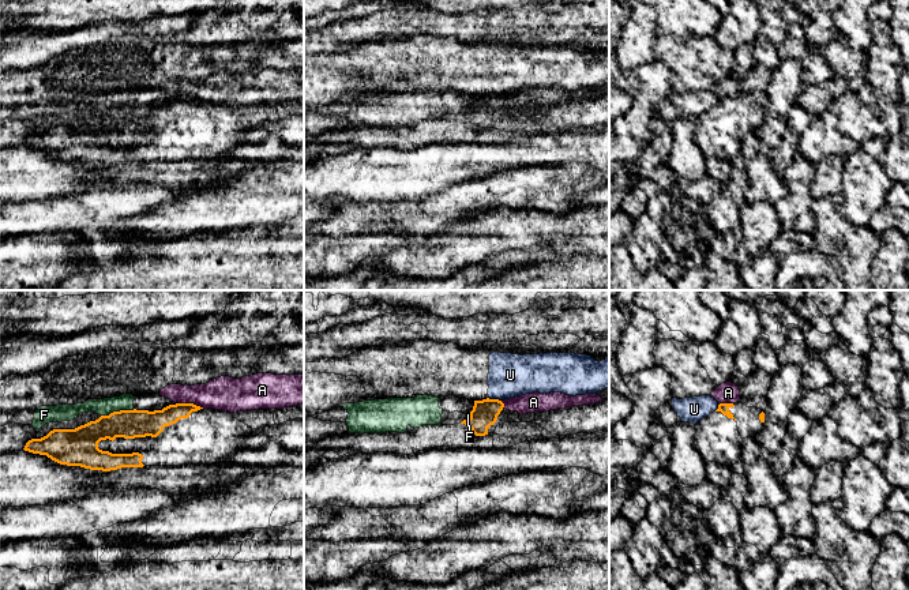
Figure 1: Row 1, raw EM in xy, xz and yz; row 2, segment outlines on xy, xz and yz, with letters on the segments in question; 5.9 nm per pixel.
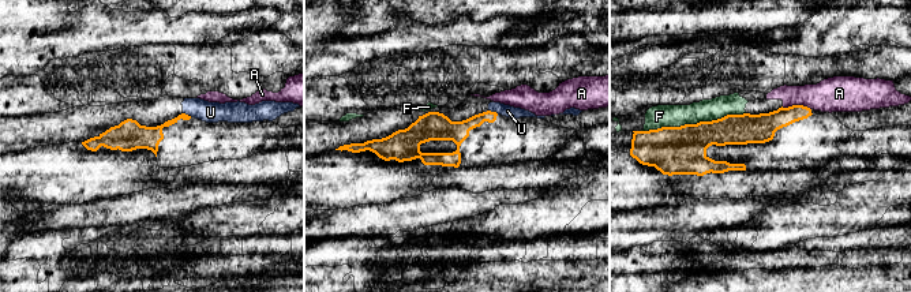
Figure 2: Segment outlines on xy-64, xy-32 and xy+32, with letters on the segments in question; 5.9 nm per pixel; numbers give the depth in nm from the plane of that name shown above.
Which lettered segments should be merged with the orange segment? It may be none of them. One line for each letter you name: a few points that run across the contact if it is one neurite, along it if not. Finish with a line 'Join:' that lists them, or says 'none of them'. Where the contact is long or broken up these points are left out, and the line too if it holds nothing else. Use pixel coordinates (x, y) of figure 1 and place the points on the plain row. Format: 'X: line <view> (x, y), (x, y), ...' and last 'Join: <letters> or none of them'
Join: none of them

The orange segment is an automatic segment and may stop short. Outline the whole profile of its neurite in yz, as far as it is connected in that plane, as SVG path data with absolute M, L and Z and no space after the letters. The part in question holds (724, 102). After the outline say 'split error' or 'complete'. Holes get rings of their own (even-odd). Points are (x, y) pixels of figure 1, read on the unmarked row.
M741 97L720 98L718 104L696 120L695 140L702 154L730 162L741 153L741 136L756 132L765 108Z | split error

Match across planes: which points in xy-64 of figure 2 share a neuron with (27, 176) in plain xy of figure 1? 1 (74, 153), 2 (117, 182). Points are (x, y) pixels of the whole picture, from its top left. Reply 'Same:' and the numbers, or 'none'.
Same: 1, 2

